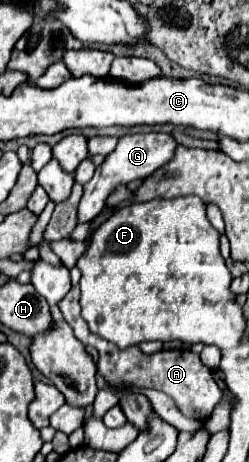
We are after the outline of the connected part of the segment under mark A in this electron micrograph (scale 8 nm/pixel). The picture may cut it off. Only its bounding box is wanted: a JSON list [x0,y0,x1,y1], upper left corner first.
[59,267,223,419]

